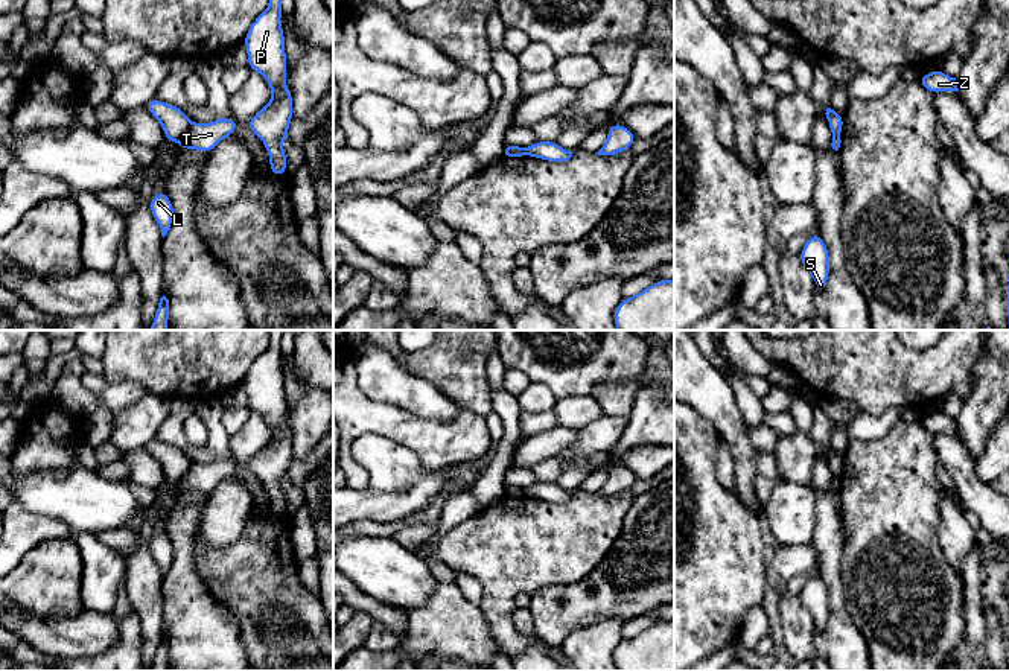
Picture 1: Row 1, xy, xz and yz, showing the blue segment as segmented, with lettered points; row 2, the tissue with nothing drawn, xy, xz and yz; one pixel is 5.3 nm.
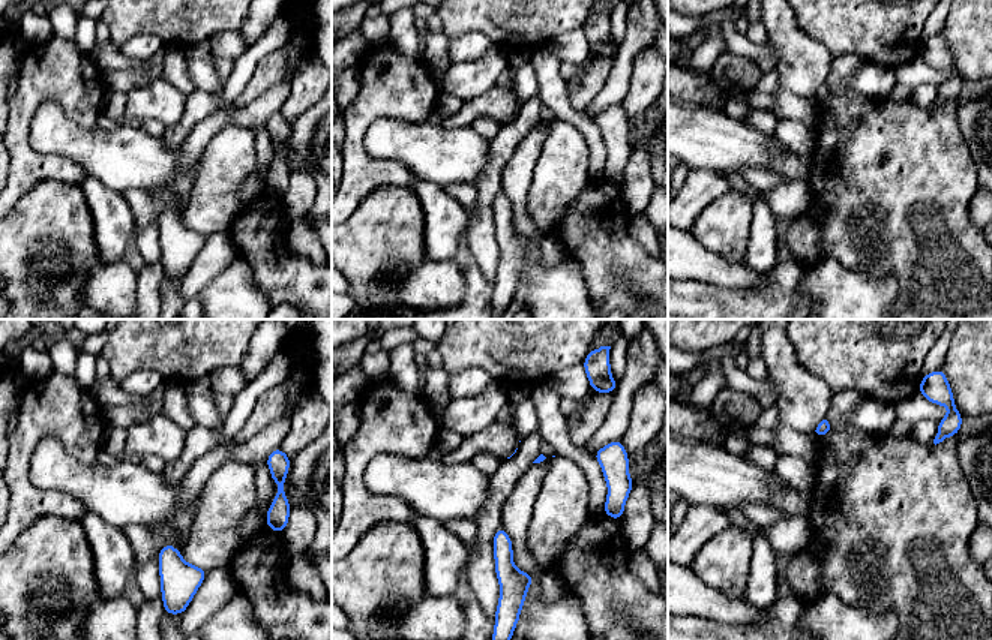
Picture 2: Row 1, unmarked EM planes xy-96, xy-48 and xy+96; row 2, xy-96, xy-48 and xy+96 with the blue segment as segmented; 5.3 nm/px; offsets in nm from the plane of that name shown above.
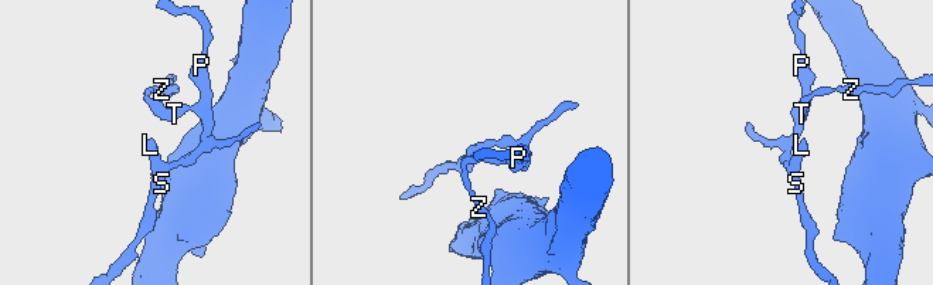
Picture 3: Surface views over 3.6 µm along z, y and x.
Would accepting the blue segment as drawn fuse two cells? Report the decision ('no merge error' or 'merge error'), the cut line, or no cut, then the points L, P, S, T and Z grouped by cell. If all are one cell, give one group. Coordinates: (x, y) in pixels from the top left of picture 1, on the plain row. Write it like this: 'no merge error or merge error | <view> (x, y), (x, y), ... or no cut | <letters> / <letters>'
merge error | xy (192, 464), (178, 483) | L P S T / Z

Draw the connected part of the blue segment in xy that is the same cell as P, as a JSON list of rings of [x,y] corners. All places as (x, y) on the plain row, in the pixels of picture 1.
[[[269,330],[269,347],[253,362],[243,383],[251,412],[262,414],[271,428],[271,441],[247,464],[263,482],[269,508],[274,517],[283,517],[288,510],[283,481],[292,455],[292,434],[286,429],[288,400],[285,394],[285,374],[280,365],[282,336],[285,330]]]

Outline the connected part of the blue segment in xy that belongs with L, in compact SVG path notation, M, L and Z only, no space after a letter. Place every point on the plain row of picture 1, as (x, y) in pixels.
M166 531L158 533L151 542L149 549L157 561L161 577L164 578L172 568L173 563L173 546L166 534Z

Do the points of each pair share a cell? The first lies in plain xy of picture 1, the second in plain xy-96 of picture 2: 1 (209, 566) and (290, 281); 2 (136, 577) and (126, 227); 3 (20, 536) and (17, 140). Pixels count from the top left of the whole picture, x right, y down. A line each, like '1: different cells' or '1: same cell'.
1: same cell
2: different cells
3: same cell

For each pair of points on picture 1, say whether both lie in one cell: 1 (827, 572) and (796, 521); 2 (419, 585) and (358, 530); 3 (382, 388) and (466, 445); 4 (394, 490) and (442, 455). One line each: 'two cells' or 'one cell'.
1: two cells
2: two cells
3: two cells
4: two cells

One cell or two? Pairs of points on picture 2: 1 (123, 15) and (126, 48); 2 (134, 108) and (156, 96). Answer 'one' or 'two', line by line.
1: two
2: one

